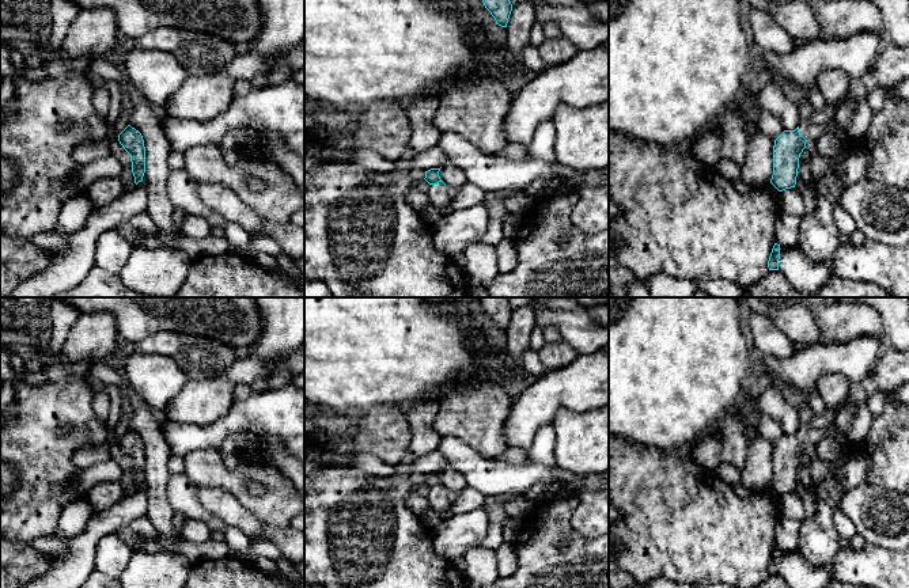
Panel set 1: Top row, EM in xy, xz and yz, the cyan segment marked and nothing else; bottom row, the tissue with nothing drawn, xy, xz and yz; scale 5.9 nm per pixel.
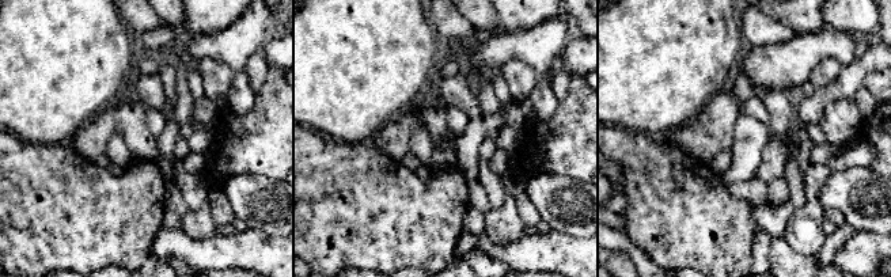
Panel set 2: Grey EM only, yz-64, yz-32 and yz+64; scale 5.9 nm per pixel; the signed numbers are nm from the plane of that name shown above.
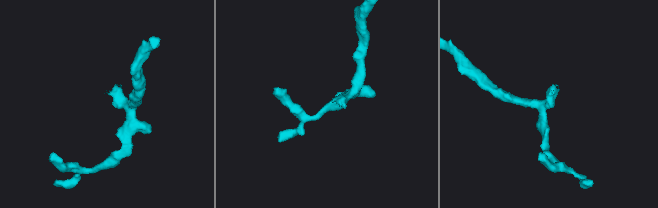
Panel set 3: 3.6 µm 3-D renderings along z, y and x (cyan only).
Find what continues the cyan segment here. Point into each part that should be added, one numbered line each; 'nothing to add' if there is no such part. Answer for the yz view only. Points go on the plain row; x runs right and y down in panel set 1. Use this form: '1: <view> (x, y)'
1: yz (892, 371)

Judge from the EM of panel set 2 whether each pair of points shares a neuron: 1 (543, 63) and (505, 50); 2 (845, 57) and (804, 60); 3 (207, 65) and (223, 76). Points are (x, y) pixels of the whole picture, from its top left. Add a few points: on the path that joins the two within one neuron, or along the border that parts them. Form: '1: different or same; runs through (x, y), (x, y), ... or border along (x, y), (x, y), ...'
1: same; runs through (534, 53), (531, 50), (515, 50)
2: same; runs through (835, 50), (814, 50)
3: same; runs through (211, 69), (219, 76)

